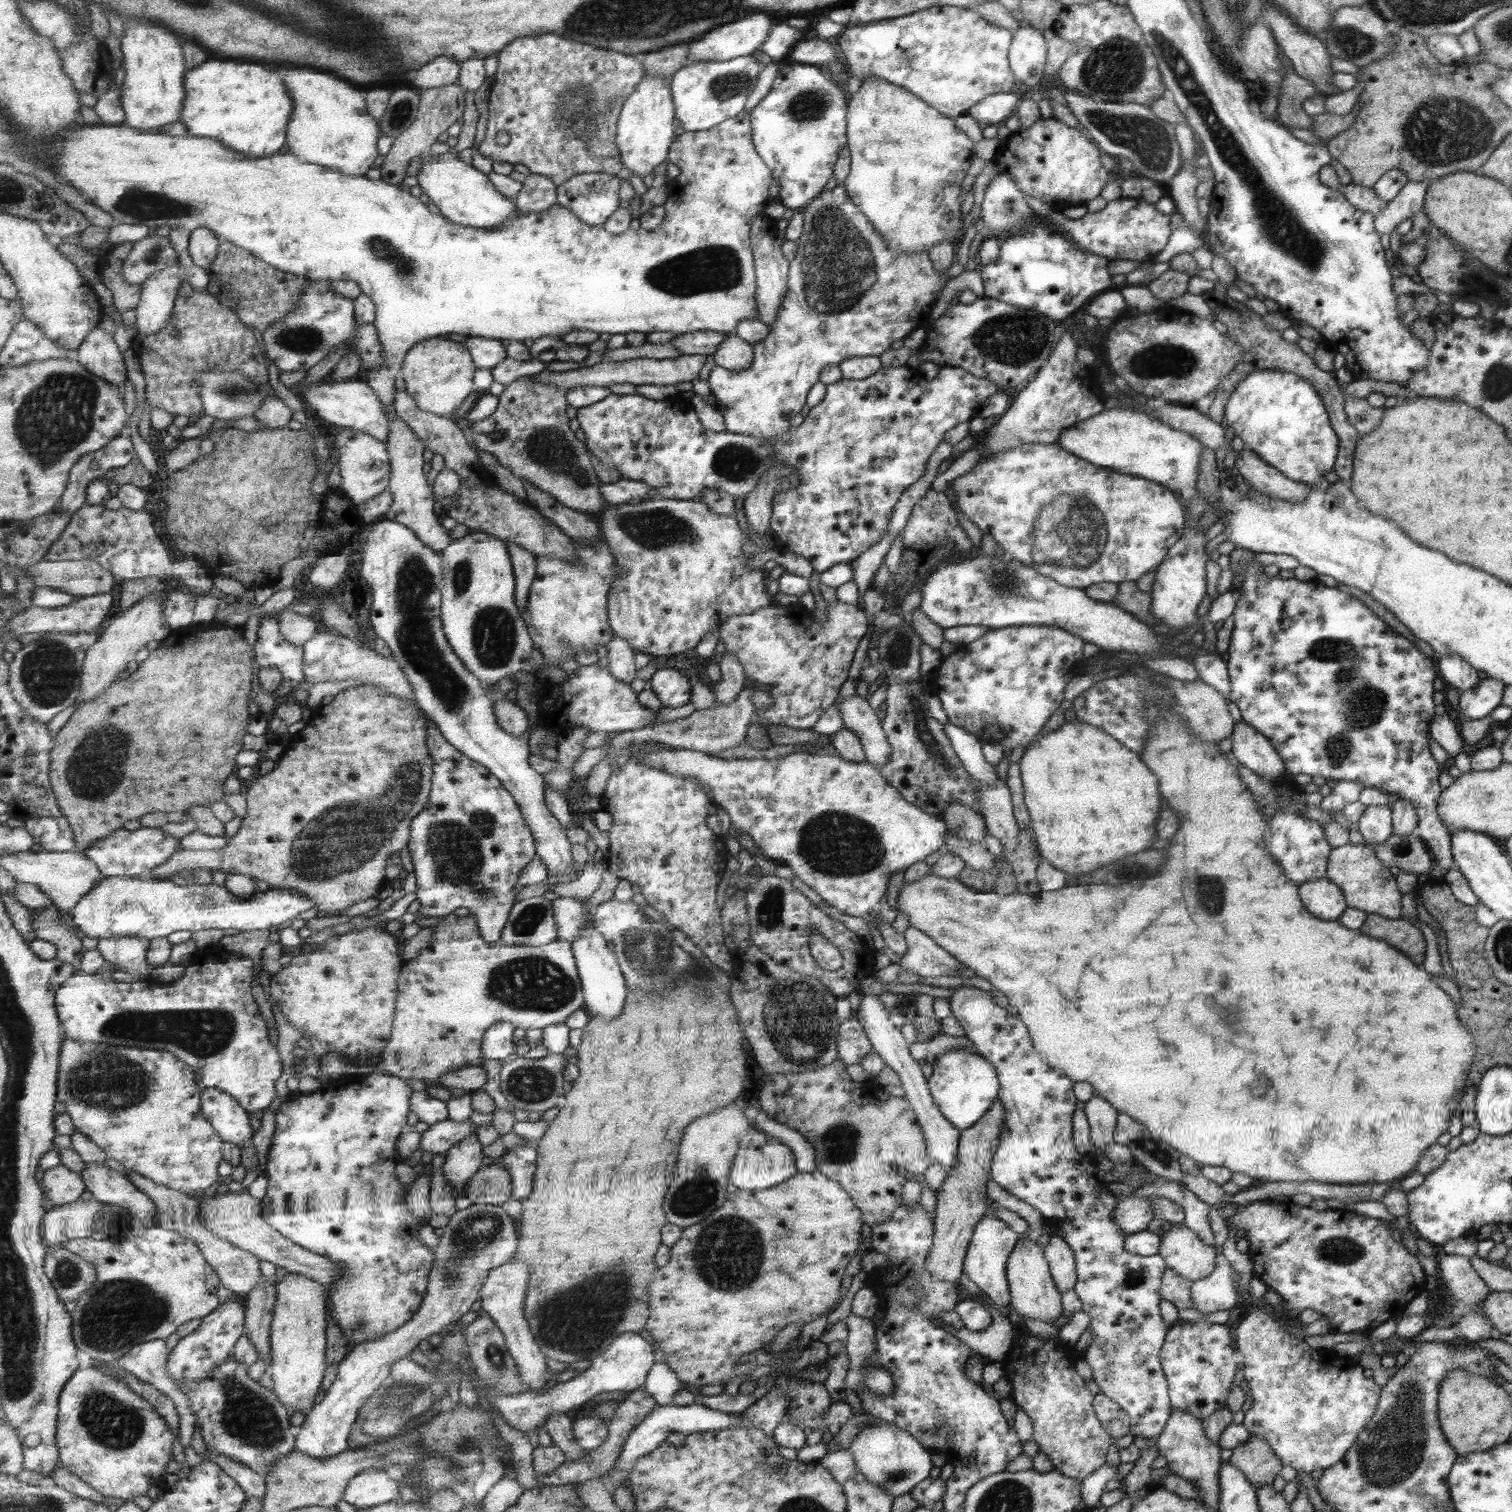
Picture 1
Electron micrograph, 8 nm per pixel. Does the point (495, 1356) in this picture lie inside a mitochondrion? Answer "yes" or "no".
yes

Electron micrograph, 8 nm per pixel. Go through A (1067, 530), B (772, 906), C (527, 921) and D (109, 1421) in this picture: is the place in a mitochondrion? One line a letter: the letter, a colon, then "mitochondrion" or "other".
A: mitochondrion
B: mitochondrion
C: mitochondrion
D: mitochondrion

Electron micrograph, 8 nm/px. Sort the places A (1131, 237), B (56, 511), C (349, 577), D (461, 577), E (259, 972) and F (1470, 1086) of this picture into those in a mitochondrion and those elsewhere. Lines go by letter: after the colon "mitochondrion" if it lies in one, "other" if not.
A: other
B: other
C: other
D: mitochondrion
E: other
F: other

